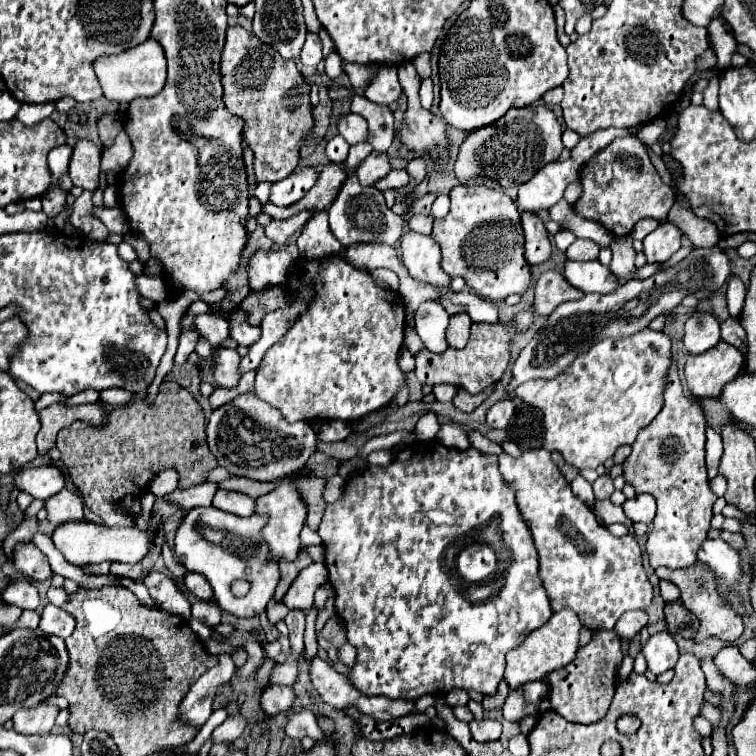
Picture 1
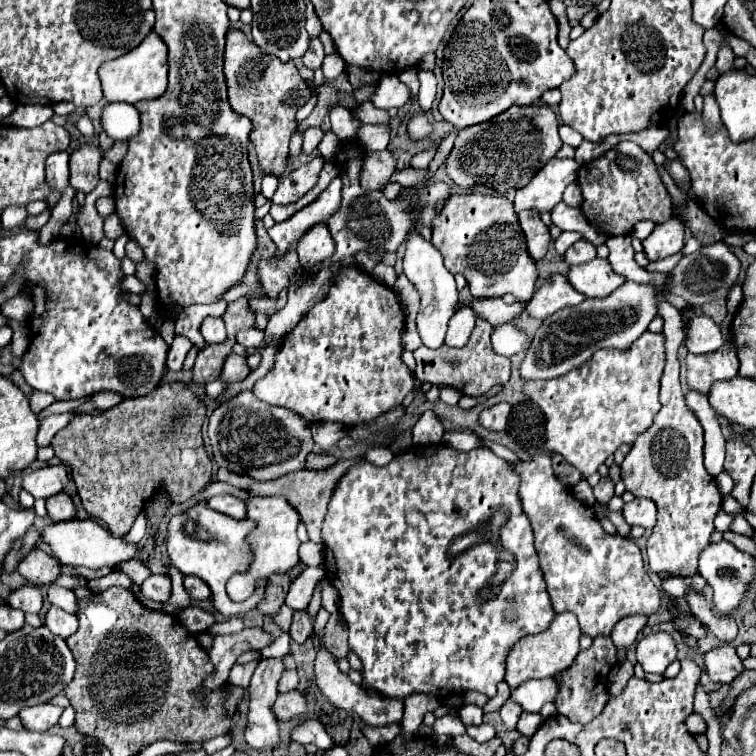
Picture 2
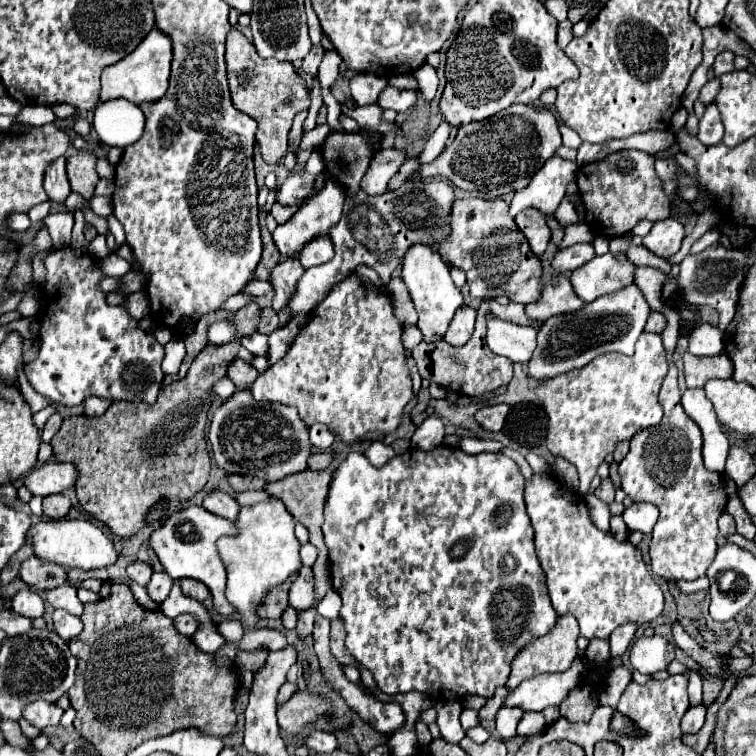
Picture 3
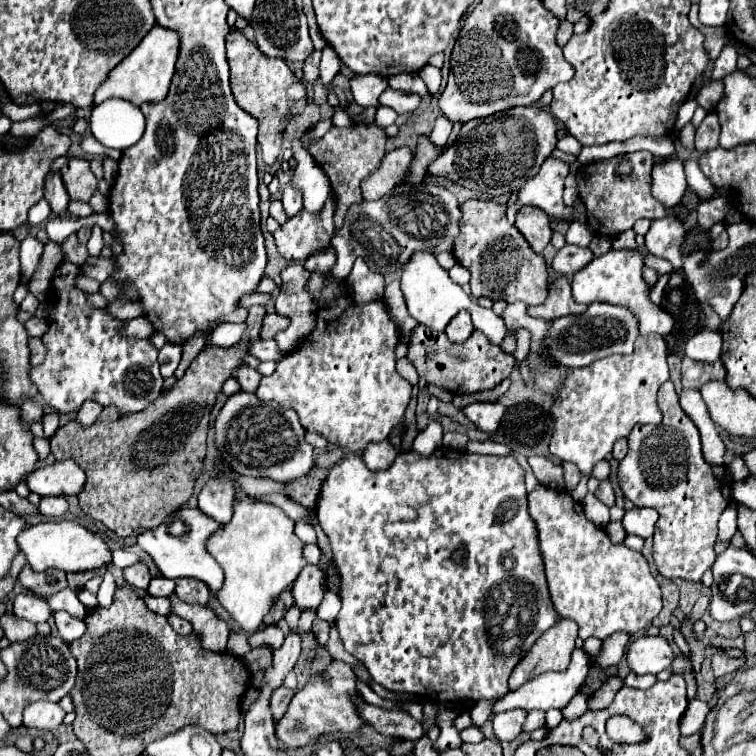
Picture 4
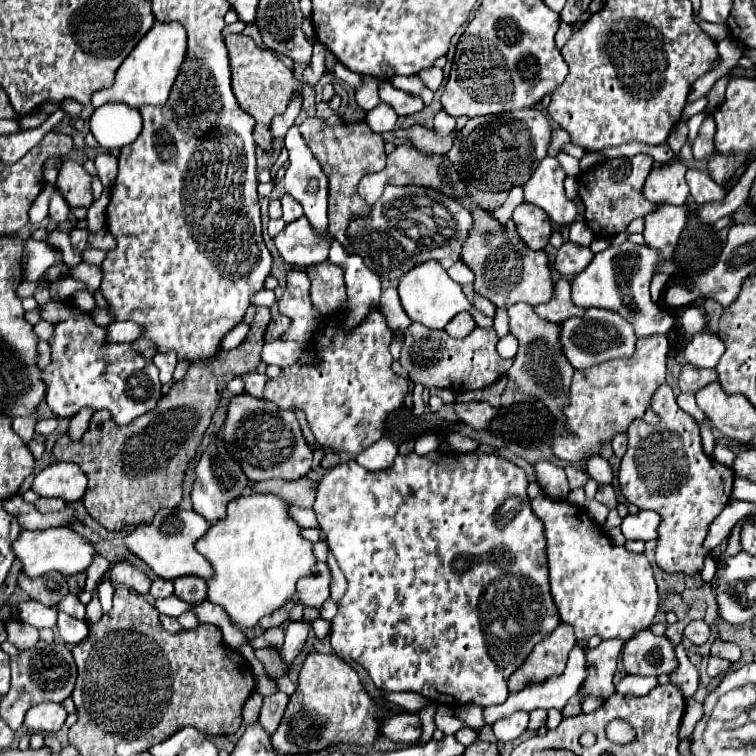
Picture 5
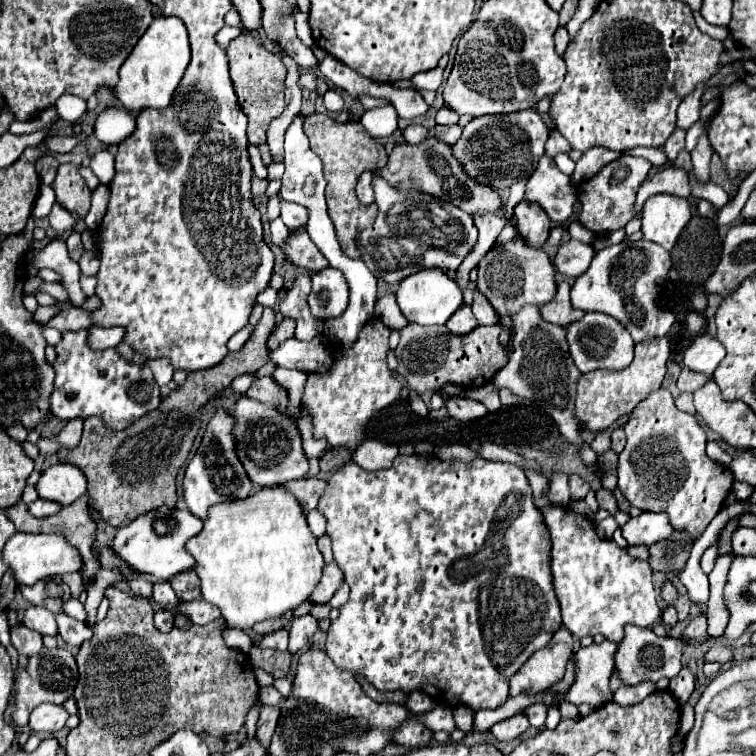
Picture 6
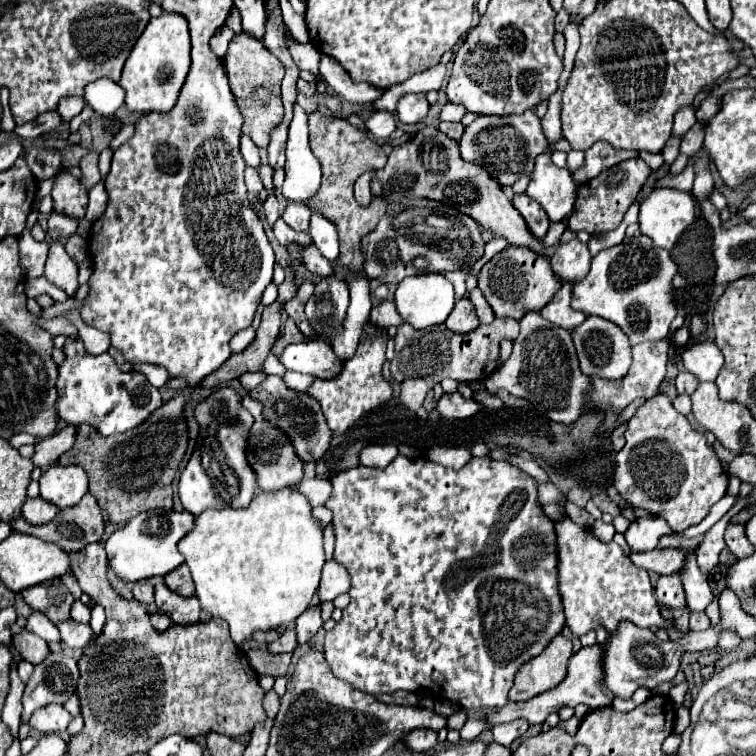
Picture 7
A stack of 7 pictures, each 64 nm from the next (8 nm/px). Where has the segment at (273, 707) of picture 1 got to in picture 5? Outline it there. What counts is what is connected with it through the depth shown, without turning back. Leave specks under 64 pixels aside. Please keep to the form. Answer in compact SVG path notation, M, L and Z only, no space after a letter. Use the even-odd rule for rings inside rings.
M310 652L300 670L298 688L290 696L286 714L278 730L272 734L272 744L282 754L324 752L334 742L372 746L380 734L376 722L380 712L386 710L368 696L362 682L358 680L356 670L350 664L346 664L336 654L324 656Z

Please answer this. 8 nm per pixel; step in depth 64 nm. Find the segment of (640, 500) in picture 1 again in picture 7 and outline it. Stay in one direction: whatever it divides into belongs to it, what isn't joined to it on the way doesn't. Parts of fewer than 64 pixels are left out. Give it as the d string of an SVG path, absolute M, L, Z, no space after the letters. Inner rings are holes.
M642 516L642 518L636 518L634 522L630 522L624 538L634 552L640 552L640 550L654 550L658 540L668 532L670 530L668 530L668 524L664 518Z

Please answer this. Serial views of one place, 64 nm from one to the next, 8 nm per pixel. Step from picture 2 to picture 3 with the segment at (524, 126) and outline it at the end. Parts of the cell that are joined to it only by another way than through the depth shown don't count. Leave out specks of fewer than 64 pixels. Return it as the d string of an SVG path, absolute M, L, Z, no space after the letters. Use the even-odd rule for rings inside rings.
M514 104L492 118L464 124L454 142L434 162L422 164L408 180L414 178L414 182L422 182L426 178L444 176L460 190L488 192L488 198L498 198L524 188L544 162L554 156L560 144L558 120L546 106Z

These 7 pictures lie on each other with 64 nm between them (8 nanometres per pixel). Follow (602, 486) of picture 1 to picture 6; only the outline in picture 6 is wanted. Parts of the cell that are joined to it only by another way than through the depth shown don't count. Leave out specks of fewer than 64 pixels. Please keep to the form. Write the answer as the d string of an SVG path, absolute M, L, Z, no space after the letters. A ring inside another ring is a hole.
M600 488L600 490L596 492L596 500L598 500L598 506L600 506L600 508L608 510L610 514L616 514L618 506L616 506L616 498L614 498L614 494L612 494L610 490Z

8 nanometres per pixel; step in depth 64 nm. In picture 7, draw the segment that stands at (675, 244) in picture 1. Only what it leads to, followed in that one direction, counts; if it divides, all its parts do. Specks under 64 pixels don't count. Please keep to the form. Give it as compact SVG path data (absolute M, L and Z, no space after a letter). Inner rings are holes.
M652 190L640 204L640 232L672 250L680 234L694 222L694 200L678 190Z

